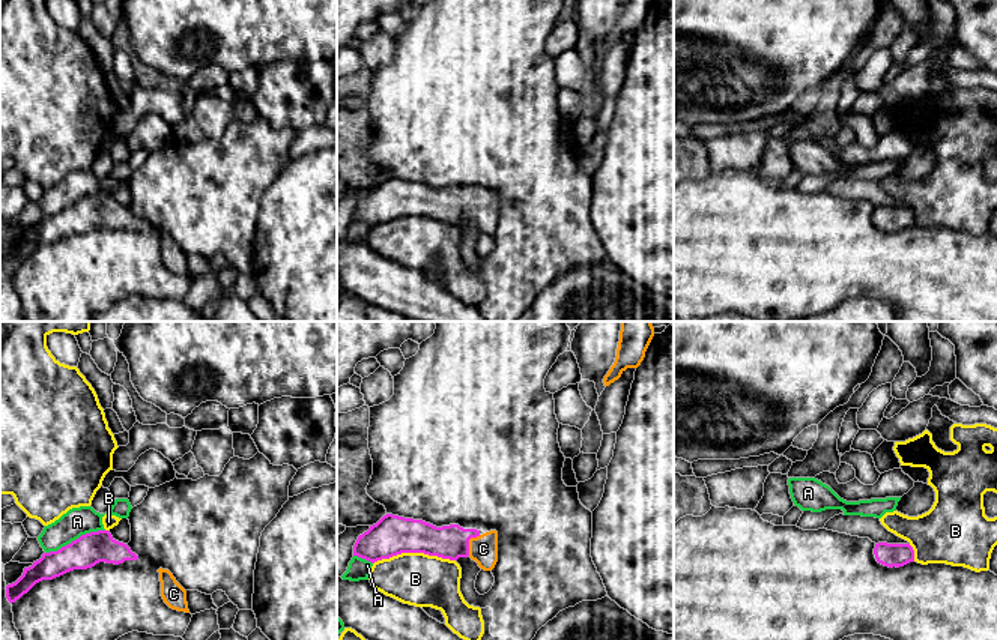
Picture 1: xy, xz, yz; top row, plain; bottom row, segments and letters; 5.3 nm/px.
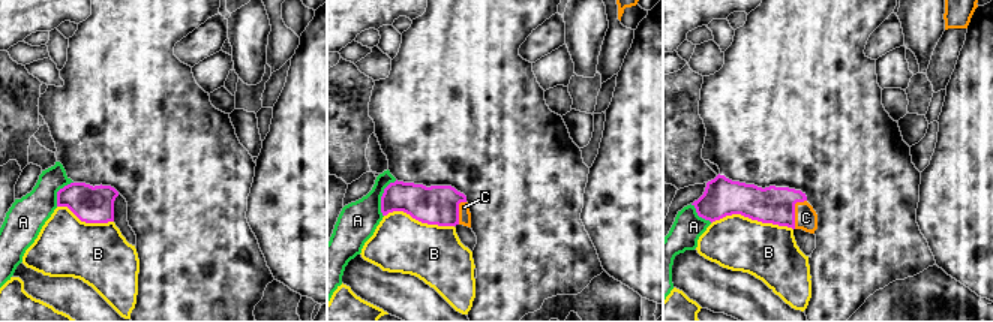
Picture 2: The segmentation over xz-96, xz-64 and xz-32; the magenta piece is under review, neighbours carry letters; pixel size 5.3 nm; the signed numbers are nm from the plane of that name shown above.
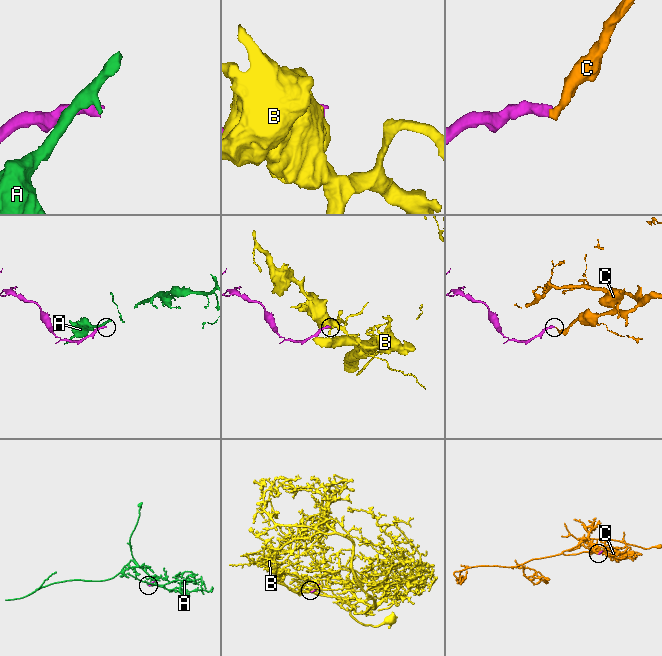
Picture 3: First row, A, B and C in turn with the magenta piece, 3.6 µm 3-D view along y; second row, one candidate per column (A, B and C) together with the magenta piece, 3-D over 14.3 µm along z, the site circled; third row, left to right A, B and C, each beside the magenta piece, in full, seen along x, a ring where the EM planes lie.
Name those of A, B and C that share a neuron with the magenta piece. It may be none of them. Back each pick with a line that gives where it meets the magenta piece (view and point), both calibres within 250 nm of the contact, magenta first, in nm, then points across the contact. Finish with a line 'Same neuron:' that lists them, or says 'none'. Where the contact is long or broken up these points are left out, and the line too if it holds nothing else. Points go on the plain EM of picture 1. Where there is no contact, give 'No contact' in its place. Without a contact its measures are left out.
C: Touches magenta at xz (468, 206). Thickness 180 nm (magenta) against 150 nm
Same neuron: C

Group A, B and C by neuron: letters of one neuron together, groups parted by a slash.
A / B / C

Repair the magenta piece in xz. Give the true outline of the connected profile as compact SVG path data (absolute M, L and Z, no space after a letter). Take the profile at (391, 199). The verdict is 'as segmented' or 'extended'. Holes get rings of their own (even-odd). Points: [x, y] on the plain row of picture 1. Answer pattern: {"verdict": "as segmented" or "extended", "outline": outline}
{"verdict": "extended", "outline": "M386 177L353 209L353 219L371 227L402 216L424 216L450 224L469 219L481 233L492 234L498 225L498 195L481 198L477 192L459 188L436 191L423 183Z"}

